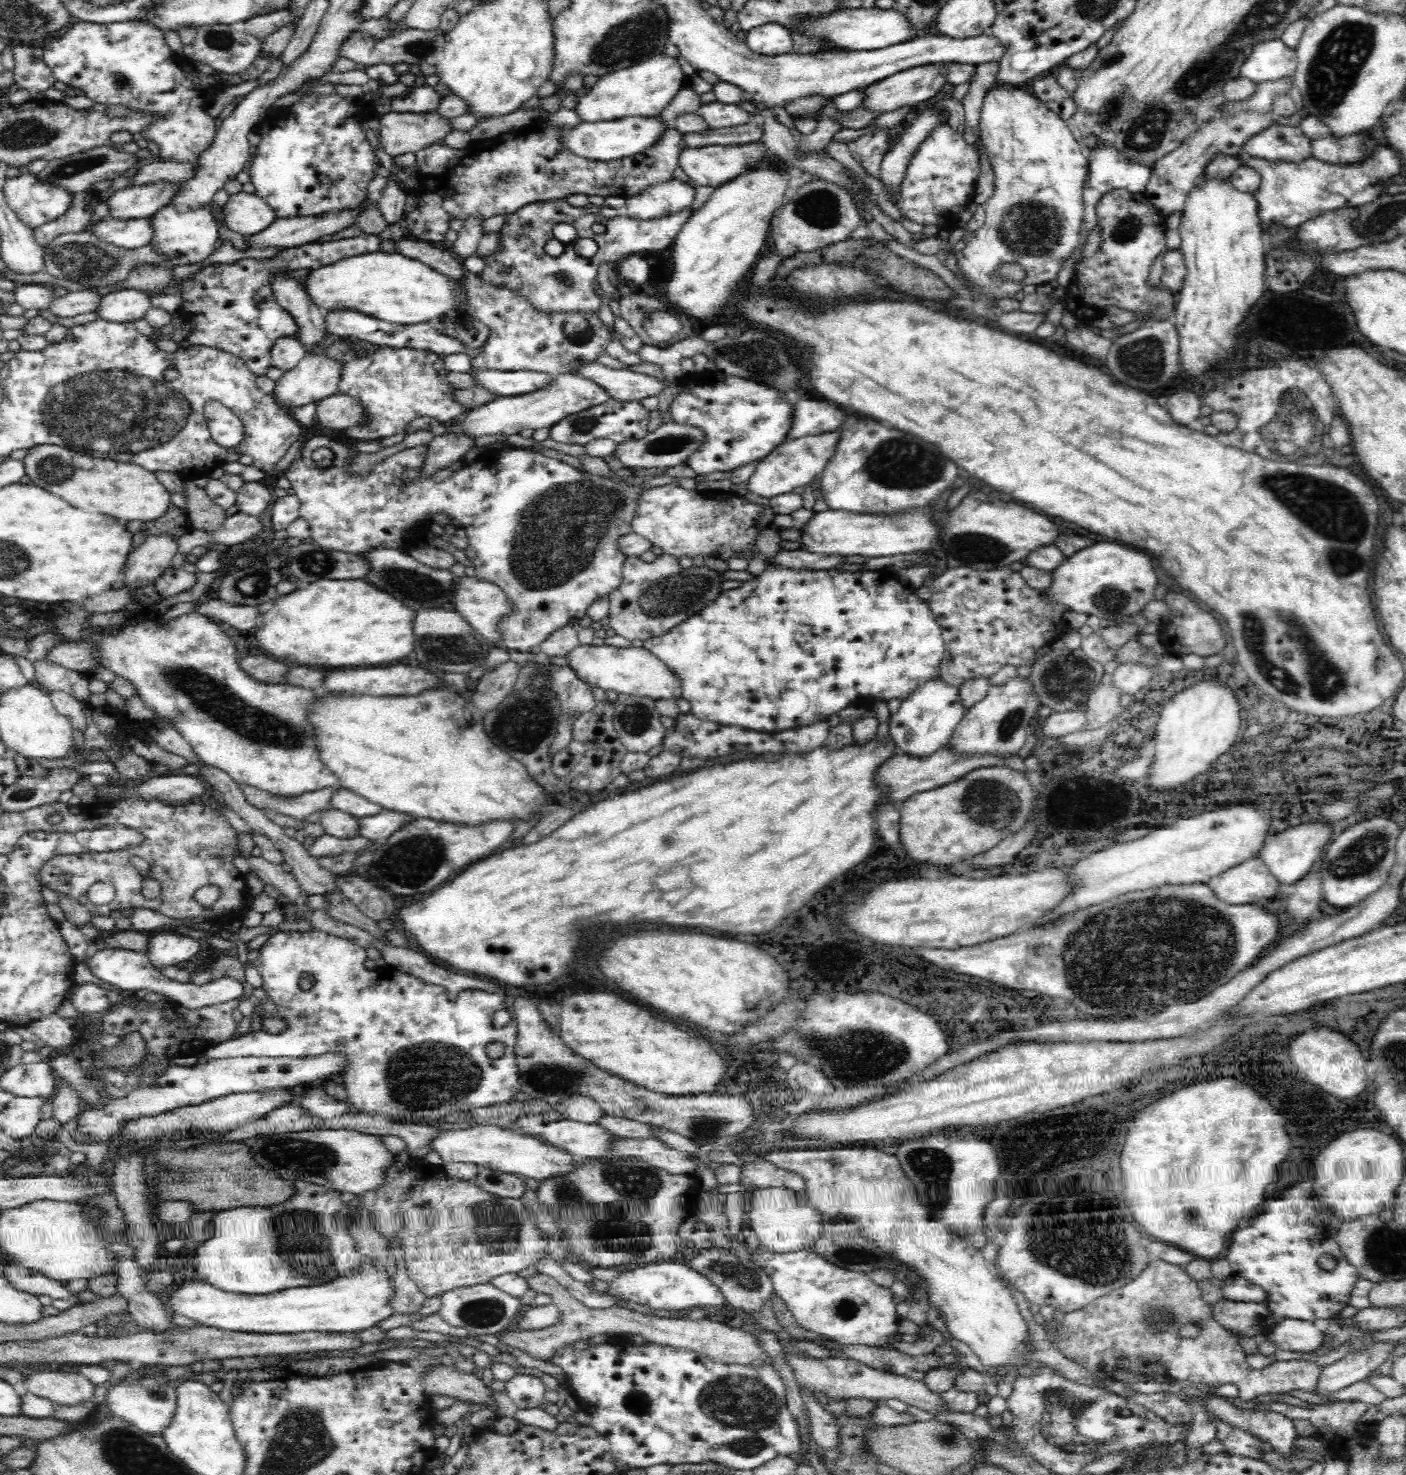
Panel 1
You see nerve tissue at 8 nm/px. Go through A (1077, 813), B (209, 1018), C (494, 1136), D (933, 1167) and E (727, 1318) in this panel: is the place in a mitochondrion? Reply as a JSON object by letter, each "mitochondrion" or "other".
{"A":"other","B":"mitochondrion","C":"other","D":"mitochondrion","E":"other"}

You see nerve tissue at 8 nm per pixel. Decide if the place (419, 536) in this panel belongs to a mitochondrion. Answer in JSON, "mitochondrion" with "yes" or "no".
{"mitochondrion":"no"}

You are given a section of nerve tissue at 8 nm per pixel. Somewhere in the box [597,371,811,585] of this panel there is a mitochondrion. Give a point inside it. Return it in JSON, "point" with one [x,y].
{"point":[676,442]}

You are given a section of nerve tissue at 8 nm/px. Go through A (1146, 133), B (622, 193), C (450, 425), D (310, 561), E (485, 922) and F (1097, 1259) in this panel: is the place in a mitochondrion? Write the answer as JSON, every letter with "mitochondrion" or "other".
{"A":"mitochondrion","B":"other","C":"other","D":"mitochondrion","E":"other","F":"mitochondrion"}

